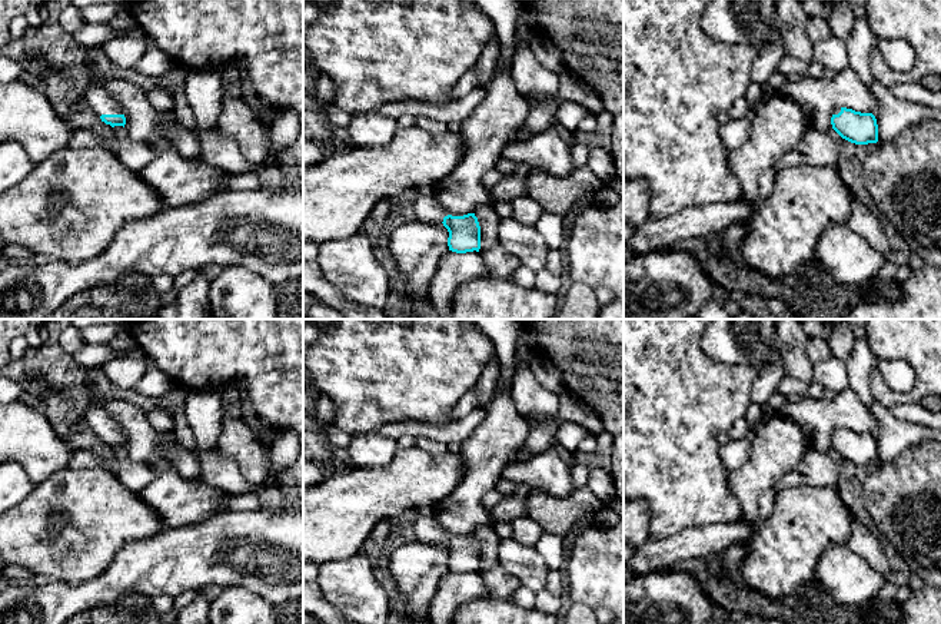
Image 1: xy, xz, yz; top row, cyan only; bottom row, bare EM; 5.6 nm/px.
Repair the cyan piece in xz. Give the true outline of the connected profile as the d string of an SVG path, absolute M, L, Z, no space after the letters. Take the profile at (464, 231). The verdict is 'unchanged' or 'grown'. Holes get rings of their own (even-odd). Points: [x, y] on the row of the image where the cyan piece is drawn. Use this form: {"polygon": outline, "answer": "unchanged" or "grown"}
{"polygon": "M412 193L412 199L416 219L425 223L442 223L448 229L449 250L456 253L479 252L481 226L475 213L452 216L433 196Z", "answer": "grown"}

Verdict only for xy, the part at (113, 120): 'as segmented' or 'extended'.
extended

